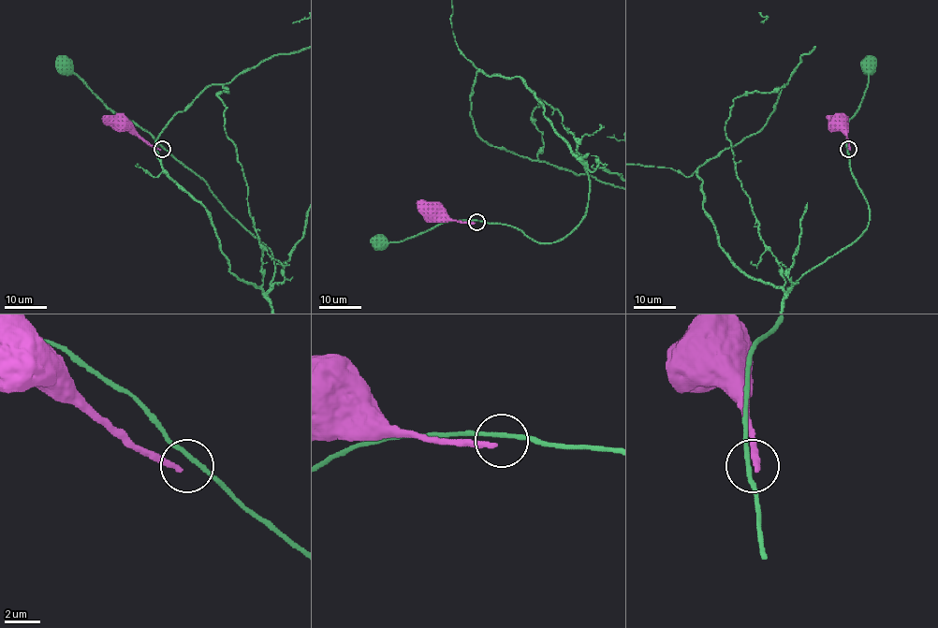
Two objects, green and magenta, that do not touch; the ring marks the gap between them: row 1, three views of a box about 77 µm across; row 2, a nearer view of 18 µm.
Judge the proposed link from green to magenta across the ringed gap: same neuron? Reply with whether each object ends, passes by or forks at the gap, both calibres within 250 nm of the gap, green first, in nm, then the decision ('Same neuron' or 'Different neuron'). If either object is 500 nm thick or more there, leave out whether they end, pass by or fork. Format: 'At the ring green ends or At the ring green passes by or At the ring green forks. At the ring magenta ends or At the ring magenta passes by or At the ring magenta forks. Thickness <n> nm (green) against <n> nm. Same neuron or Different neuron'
At the ring green passes by. At the ring magenta ends. Thickness 240 nm (green) against 280 nm. Different neuron

